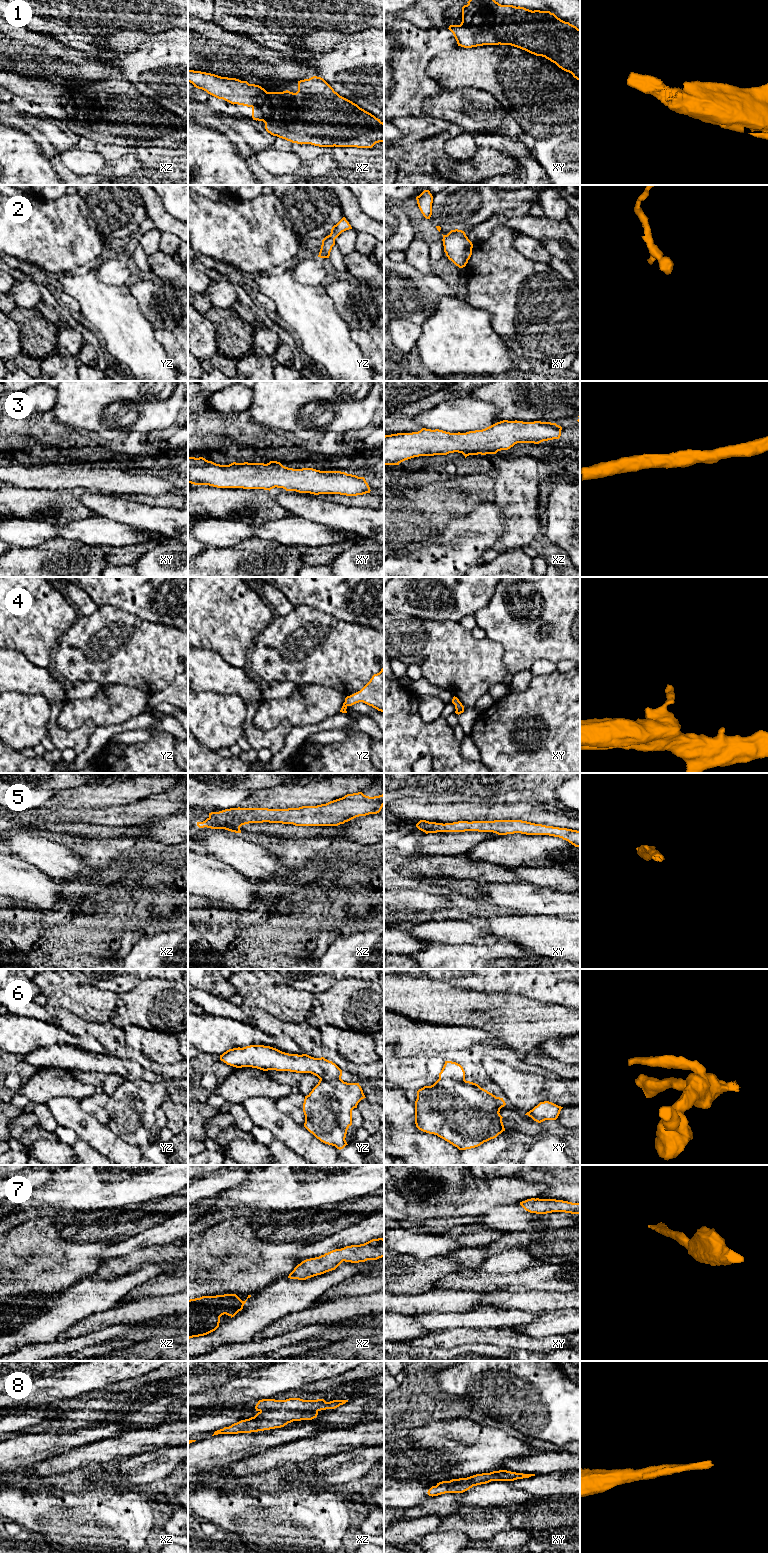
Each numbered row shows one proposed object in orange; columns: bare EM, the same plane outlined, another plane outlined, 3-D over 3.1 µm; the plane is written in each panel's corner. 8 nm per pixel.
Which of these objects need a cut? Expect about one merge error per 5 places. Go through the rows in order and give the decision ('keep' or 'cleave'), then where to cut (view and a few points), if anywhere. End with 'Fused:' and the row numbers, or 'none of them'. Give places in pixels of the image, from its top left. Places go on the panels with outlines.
1: keep; cut none
2: keep; cut none
3: keep; cut none
4: keep; cut none
5: keep; cut none
6: cleave; cut xy (439, 1078), (464, 1080)
7: keep; cut none
8: keep; cut none
Fused: 6

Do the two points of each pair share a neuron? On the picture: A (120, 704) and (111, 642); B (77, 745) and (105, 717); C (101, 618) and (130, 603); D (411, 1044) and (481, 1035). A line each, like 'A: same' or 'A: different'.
A: different
B: different
C: different
D: same

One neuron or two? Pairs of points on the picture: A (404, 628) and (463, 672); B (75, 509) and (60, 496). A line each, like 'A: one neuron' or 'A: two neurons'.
A: one neuron
B: one neuron

